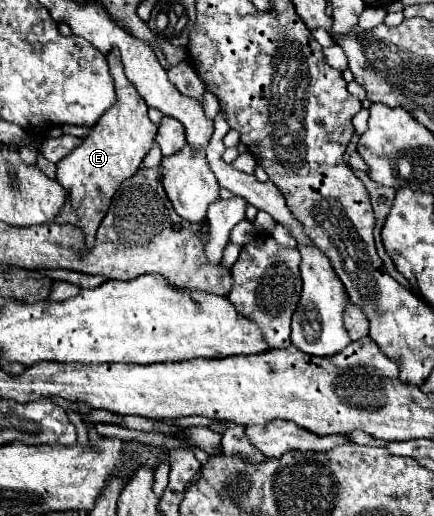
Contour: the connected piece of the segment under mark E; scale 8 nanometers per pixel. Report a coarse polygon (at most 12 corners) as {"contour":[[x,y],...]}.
{"contour":[[106,61],[116,103],[56,165],[88,251],[116,189],[138,171],[158,131]]}

